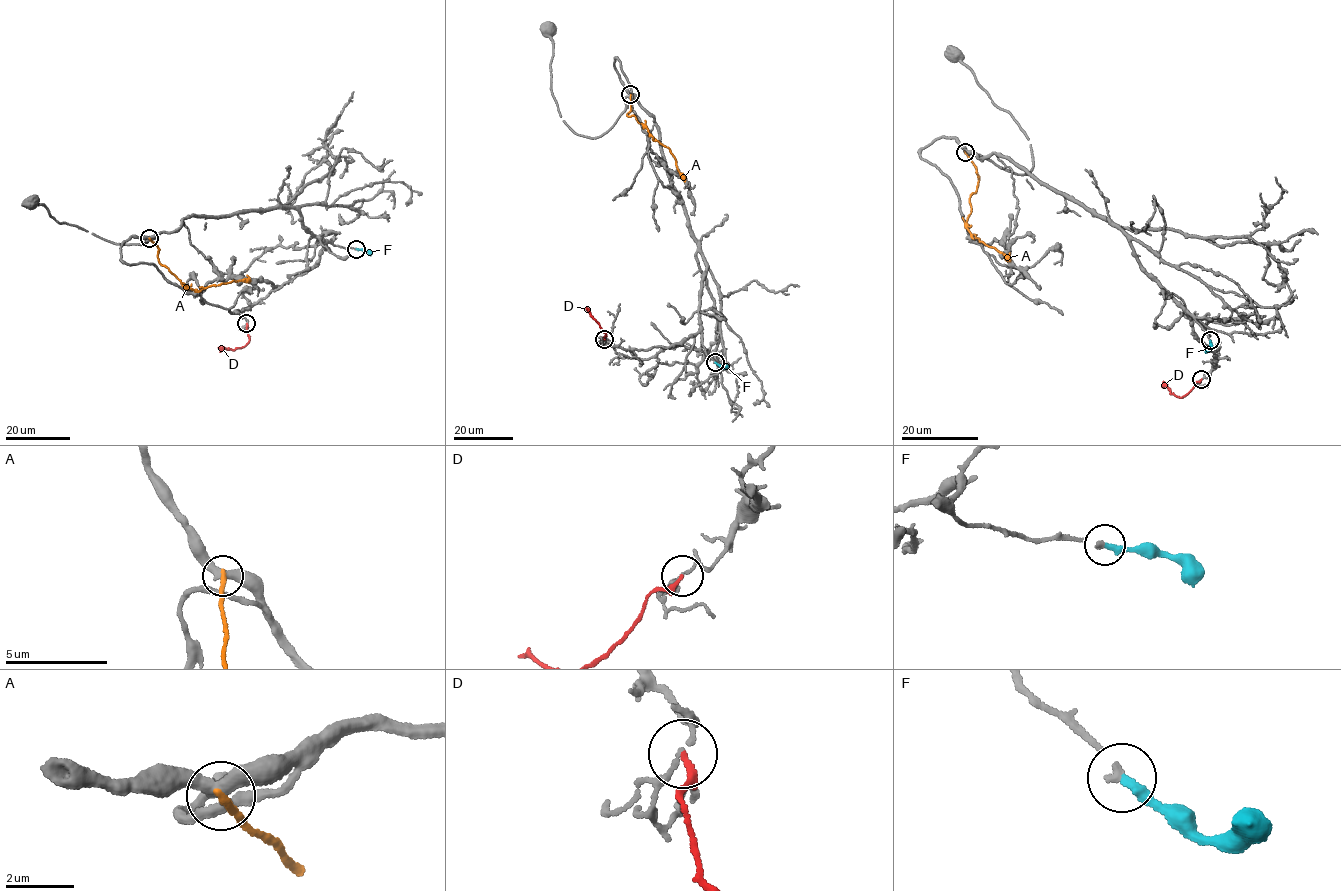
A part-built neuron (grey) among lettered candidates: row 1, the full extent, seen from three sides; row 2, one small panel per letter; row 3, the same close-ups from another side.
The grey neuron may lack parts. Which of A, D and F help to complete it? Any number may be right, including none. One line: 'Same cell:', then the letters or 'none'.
Same cell: F

